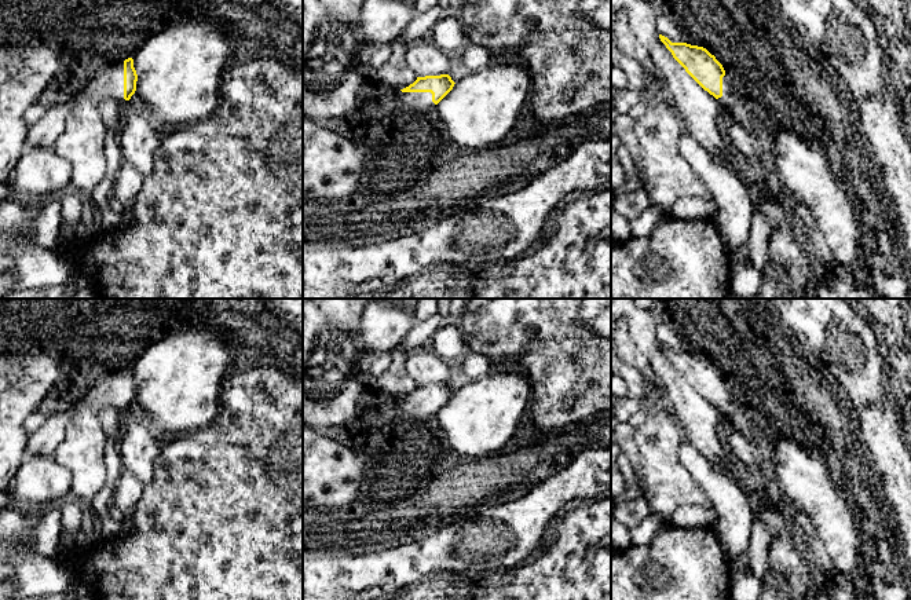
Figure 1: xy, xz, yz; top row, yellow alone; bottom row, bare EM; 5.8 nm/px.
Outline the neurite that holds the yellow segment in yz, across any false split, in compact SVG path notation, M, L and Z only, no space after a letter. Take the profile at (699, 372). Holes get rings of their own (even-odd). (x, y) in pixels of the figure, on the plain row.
M659 343L661 350L672 361L673 366L685 380L710 403L713 403L722 417L731 420L740 406L735 405L725 385L722 373L706 356L687 351L672 351Z

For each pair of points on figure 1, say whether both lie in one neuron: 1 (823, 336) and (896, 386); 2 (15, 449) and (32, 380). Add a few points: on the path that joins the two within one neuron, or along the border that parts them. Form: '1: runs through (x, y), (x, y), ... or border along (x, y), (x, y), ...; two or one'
1: border along (888, 377), (888, 392), (896, 409); two
2: runs through (14, 432), (15, 397); one

